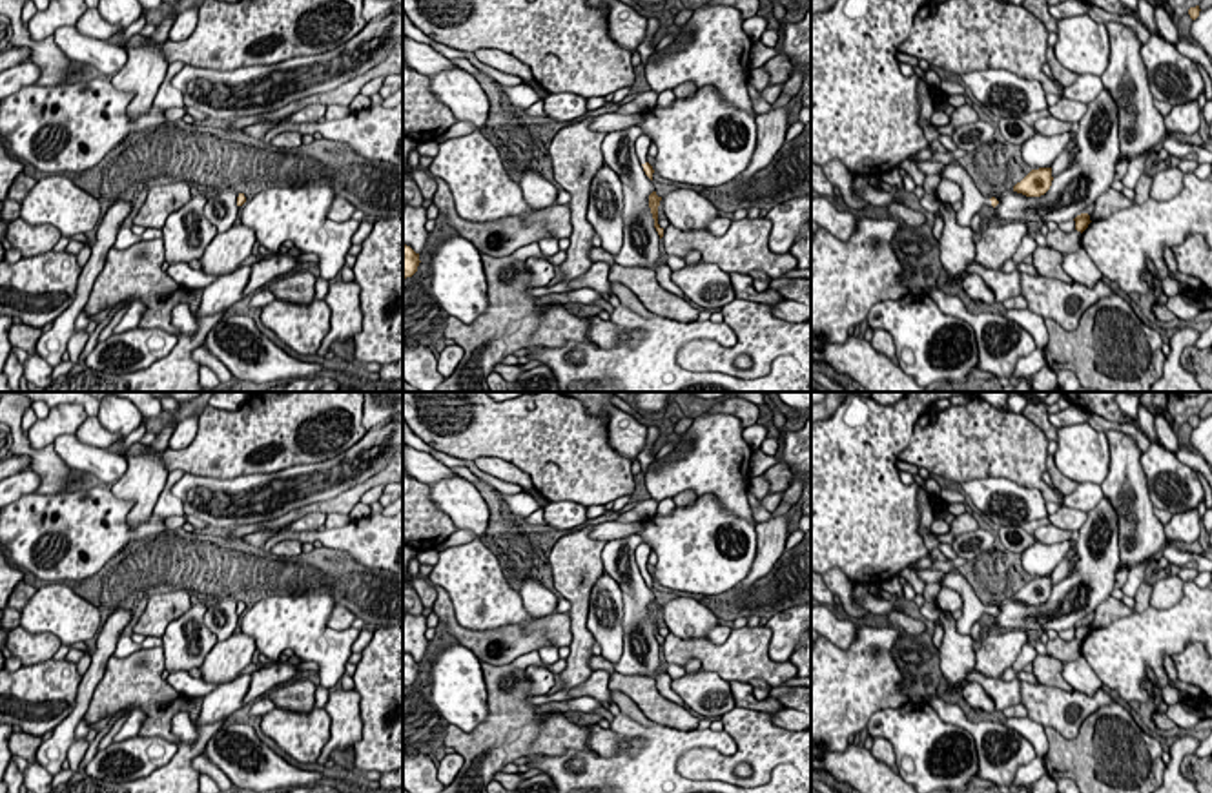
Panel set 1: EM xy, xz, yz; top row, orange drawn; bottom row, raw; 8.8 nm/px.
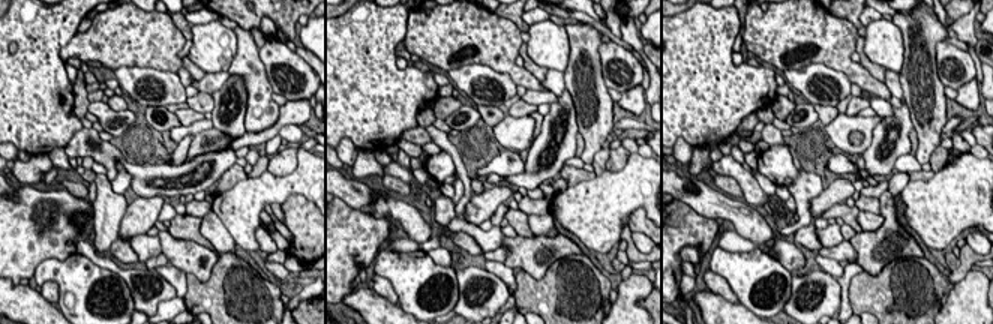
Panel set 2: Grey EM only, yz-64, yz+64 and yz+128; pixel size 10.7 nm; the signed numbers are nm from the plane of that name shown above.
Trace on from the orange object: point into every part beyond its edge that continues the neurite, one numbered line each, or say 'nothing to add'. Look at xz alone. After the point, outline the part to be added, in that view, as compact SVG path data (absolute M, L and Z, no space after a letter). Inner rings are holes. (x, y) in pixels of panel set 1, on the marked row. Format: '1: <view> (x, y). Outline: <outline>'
1: xz (642, 143). Outline: M640 135L634 142L634 148L636 148L636 155L640 159L642 164L647 162L647 157L649 157L649 146L651 146L651 137L647 135Z

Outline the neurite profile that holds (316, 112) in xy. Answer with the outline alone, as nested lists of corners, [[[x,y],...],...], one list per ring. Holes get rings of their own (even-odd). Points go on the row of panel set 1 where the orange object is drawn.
[[[312,104],[312,106],[299,109],[292,117],[282,118],[281,122],[297,122],[297,124],[317,122],[317,120],[324,118],[324,113],[326,113],[326,106]]]

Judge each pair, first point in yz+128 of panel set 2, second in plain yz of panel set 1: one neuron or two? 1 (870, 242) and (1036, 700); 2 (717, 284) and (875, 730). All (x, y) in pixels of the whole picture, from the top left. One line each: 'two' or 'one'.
1: one
2: two

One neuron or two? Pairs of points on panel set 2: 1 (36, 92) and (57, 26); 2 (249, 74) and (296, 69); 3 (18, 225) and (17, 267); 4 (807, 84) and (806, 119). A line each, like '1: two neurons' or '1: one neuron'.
1: one neuron
2: two neurons
3: one neuron
4: two neurons

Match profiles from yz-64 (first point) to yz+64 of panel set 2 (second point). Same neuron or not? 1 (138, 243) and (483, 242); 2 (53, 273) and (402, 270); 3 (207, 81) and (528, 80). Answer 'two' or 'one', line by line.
1: one
2: one
3: two

